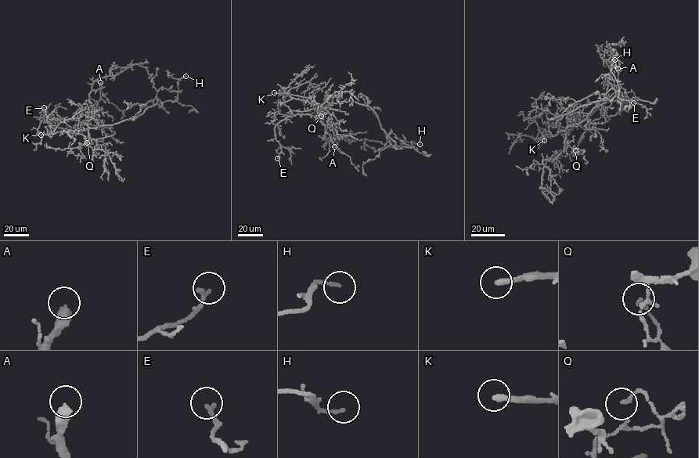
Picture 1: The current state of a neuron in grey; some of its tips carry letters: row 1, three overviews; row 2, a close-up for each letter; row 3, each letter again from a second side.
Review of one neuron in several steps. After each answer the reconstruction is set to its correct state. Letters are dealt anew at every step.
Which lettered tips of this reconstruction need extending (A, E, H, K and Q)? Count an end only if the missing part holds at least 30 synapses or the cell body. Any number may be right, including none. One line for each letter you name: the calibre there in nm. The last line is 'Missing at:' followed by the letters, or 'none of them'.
K: 280 nm thick
Missing at: K

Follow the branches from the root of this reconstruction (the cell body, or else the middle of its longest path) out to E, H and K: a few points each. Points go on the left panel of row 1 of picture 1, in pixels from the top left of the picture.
E: (119, 122), (89, 128), (73, 120), (41, 120), (47, 115), (44, 107)
H: (119, 122), (135, 118), (156, 103), (160, 106), (166, 100), (175, 101), (178, 81), (185, 76)
K: (119, 122), (80, 131), (41, 135)

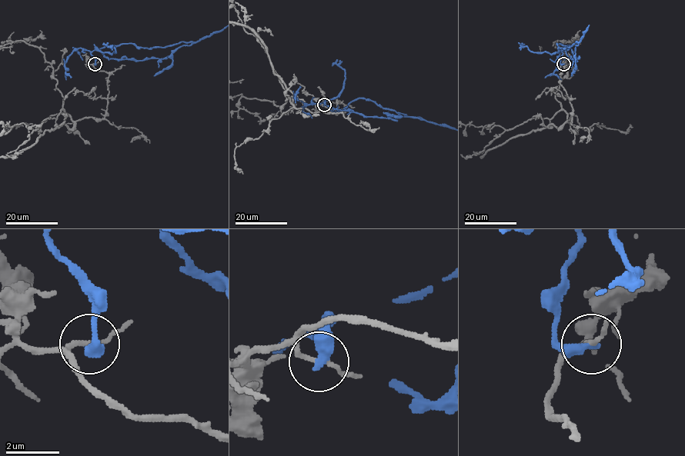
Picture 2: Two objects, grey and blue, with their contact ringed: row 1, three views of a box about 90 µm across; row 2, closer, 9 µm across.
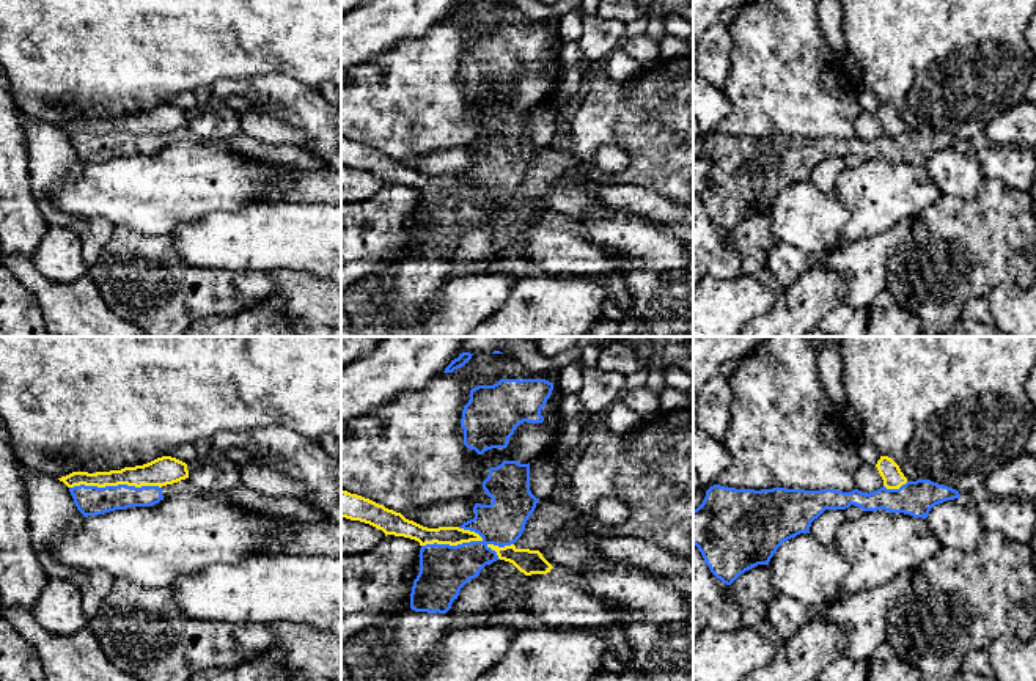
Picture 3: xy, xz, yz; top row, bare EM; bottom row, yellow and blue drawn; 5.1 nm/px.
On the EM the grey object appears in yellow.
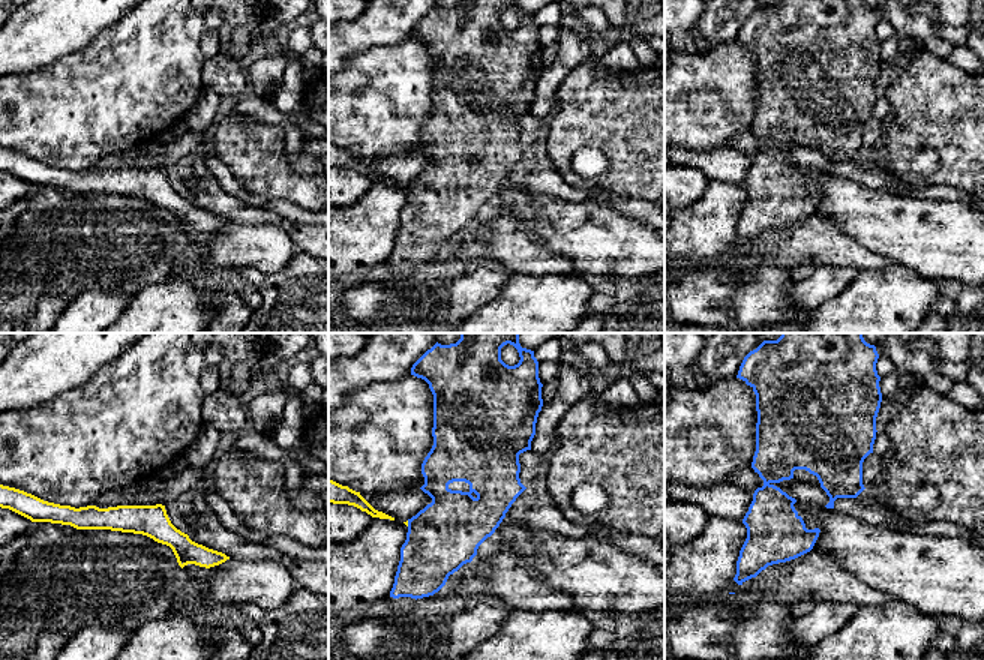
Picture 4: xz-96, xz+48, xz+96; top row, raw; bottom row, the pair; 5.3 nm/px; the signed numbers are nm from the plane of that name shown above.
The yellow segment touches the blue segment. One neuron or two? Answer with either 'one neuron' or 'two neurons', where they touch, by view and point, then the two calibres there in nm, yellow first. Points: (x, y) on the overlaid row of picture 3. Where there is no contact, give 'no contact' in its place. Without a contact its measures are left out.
two neurons | xy (115, 485) | 140/160 nm

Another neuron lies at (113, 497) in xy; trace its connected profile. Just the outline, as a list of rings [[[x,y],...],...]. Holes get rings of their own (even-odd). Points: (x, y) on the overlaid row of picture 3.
[[[74,486],[69,488],[77,510],[85,516],[97,516],[115,510],[130,506],[152,506],[163,500],[162,488],[159,486]]]

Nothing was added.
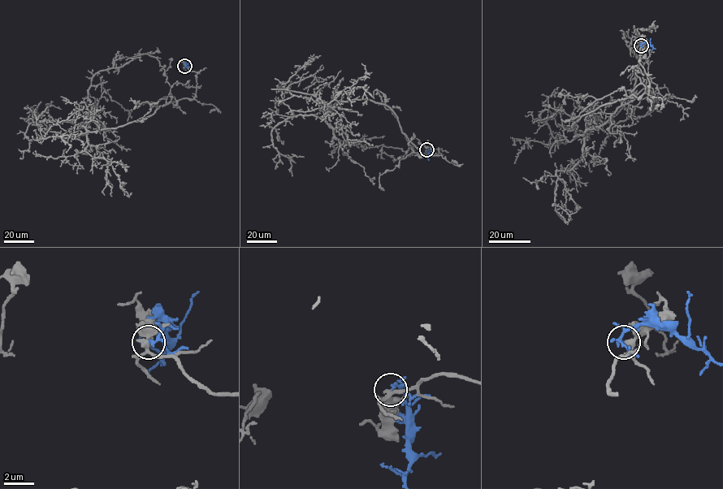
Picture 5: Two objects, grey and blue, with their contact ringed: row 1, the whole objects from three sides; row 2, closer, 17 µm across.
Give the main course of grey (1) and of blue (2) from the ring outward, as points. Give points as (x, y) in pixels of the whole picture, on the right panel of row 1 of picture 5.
1: (641, 45), (649, 90), (583, 114), (572, 125), (577, 134), (602, 126), (634, 89), (638, 58), (622, 37)
2: (641, 45), (647, 43), (652, 47), (651, 45)

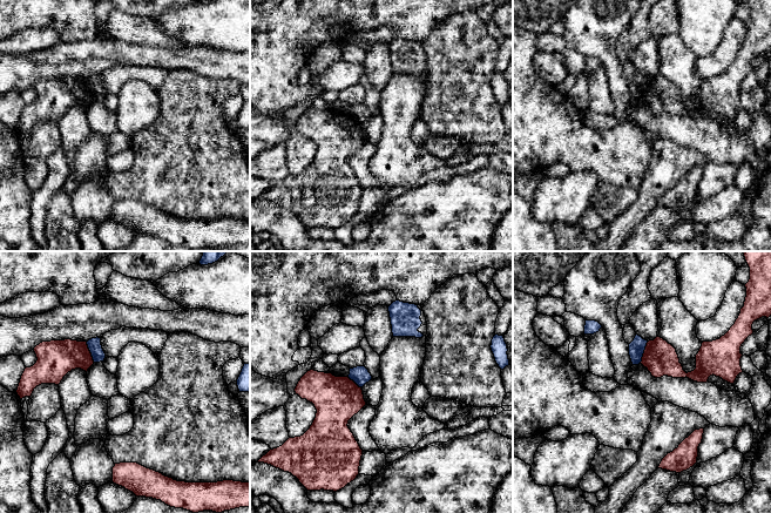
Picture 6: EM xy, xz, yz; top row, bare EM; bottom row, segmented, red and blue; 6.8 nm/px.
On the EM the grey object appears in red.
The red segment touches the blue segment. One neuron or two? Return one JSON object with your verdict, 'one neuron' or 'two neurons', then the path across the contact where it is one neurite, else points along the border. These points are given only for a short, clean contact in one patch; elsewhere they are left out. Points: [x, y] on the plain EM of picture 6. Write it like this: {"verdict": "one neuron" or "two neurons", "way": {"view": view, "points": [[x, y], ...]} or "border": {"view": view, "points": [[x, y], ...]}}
{"verdict": "two neurons"}

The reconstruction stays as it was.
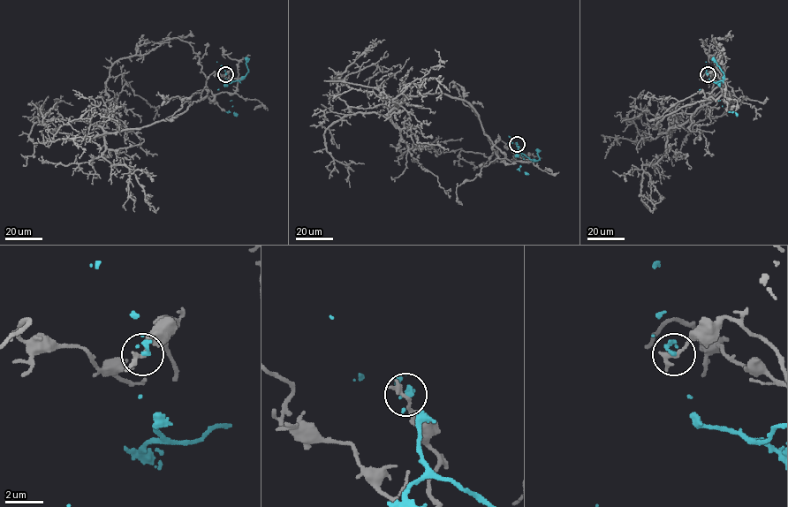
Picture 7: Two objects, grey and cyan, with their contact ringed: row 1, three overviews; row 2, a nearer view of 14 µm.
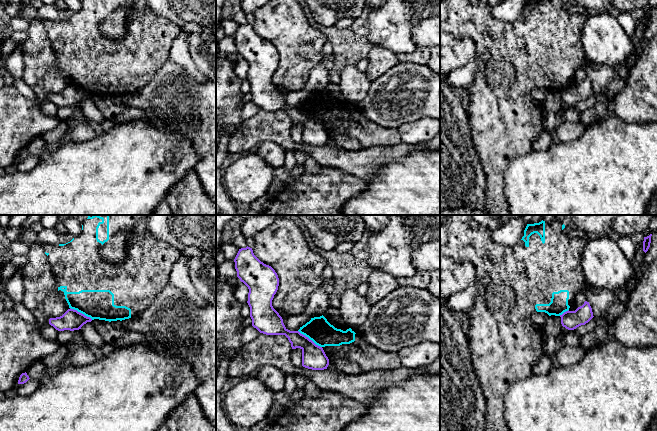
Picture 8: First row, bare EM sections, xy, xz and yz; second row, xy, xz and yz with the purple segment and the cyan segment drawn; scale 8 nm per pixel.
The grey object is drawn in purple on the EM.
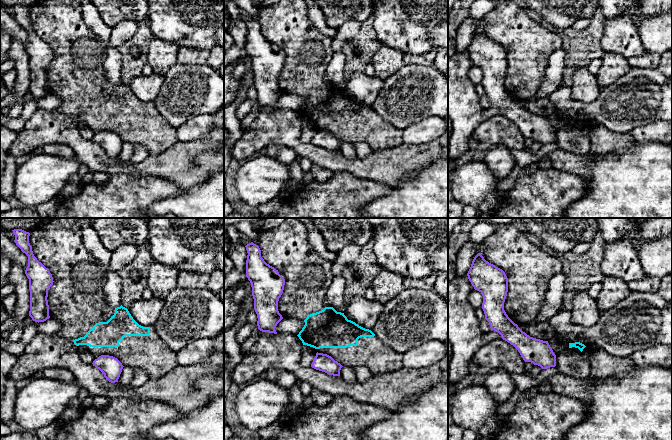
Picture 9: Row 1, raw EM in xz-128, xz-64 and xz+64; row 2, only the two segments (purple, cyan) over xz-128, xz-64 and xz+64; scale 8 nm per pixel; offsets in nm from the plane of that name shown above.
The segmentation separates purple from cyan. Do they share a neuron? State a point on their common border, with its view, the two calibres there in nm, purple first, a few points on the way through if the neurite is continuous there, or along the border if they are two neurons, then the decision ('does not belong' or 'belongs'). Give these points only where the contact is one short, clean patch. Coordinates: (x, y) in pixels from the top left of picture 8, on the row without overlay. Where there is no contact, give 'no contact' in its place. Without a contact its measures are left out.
meets purple in xz at (309, 115); 190 nm thick on the purple side, 200 nm on the other; border along xz (298, 106), (321, 123); does not belong

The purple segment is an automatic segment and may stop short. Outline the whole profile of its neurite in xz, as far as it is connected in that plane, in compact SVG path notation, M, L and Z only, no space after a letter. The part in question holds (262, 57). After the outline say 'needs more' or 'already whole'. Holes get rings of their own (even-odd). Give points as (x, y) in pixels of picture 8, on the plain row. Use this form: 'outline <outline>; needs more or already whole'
outline M252 24L239 25L235 35L237 53L249 65L248 81L252 102L266 111L285 111L292 125L302 126L302 142L312 146L324 146L329 135L322 123L316 121L299 107L288 106L282 93L273 84L272 76L279 62L279 54L275 46L261 38Z; already whole

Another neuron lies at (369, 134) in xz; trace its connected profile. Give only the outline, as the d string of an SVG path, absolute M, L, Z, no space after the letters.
M323 91L311 94L298 107L312 116L316 121L322 123L328 135L353 137L360 142L362 149L375 146L393 146L401 143L397 128L379 126L369 120L363 112L356 110L351 104L346 107L335 104Z

